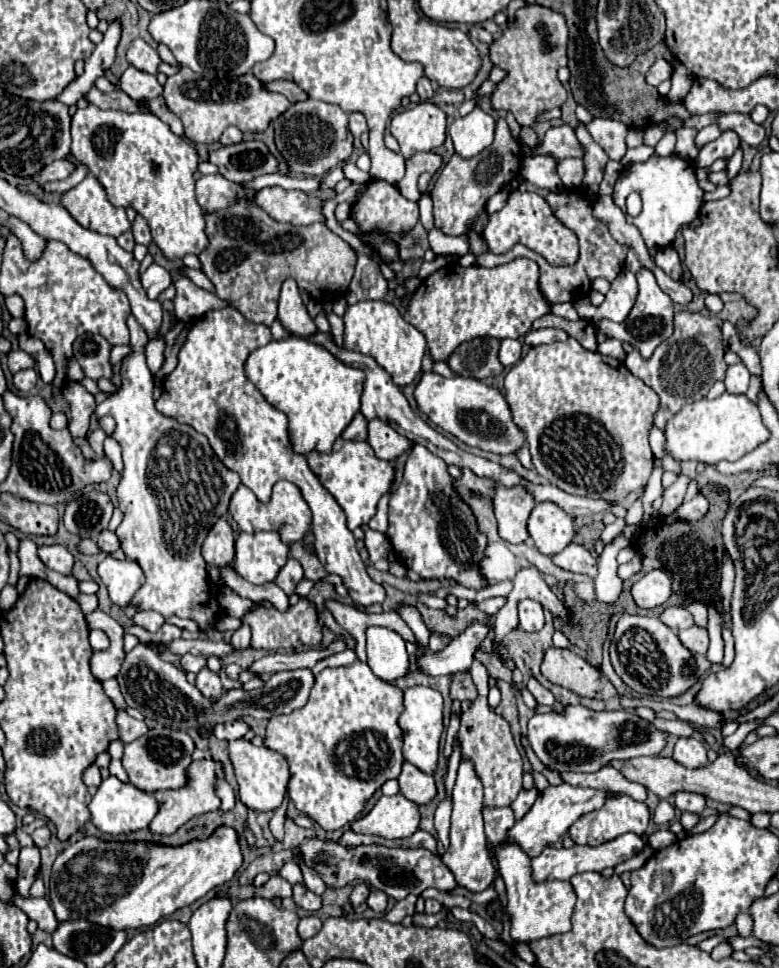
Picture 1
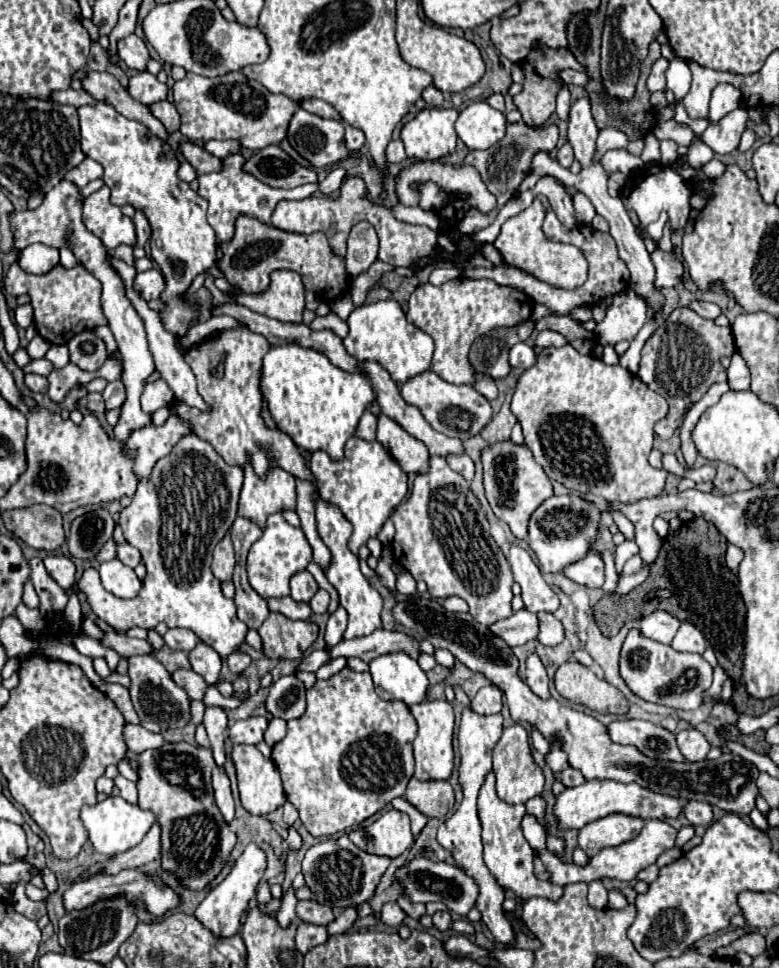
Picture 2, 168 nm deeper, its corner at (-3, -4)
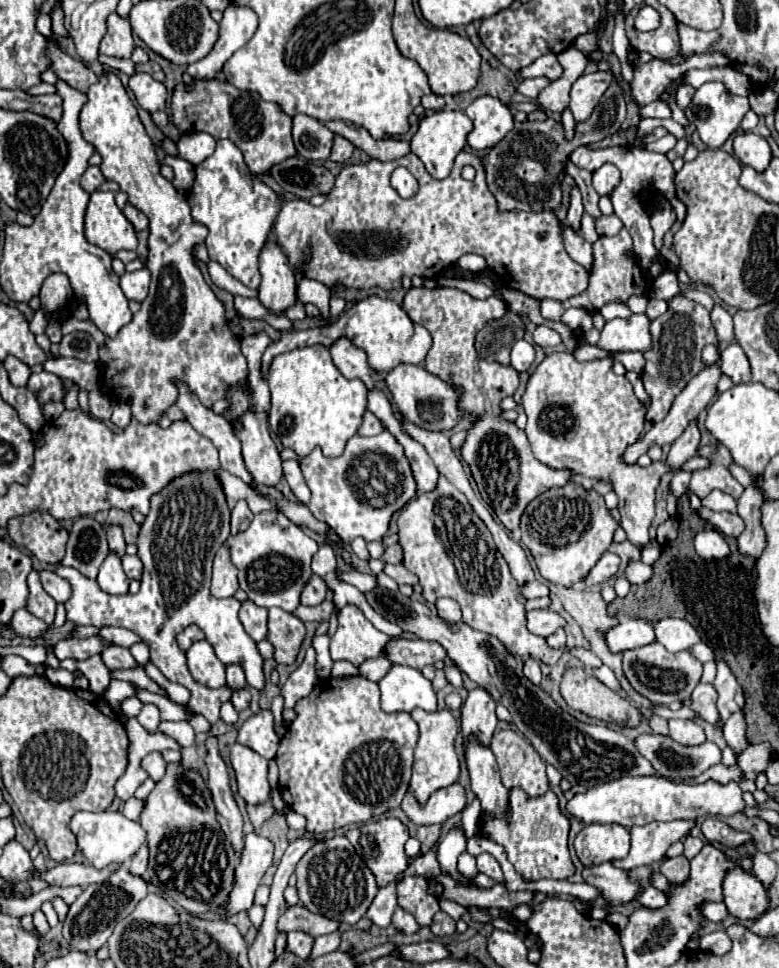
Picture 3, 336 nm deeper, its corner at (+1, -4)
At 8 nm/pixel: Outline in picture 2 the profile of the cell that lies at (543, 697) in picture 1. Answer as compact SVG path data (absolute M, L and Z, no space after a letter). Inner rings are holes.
M531 654L527 658L527 686L539 696L539 698L549 698L549 678L543 662L539 660L537 654Z

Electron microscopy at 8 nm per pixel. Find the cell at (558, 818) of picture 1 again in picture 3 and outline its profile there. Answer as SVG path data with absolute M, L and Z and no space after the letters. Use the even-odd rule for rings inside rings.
M623 776L621 780L613 780L607 784L599 784L589 788L585 794L575 794L567 802L567 812L575 816L583 824L607 824L617 822L627 828L635 824L647 824L653 820L697 820L703 816L733 816L735 812L741 812L745 808L745 802L741 798L741 788L737 782L729 784L673 784L665 778L655 776Z

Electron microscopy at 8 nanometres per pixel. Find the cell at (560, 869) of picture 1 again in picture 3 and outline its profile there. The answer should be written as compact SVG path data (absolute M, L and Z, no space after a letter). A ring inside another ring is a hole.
M671 820L671 822L651 822L645 826L631 828L631 850L625 858L613 860L611 864L621 870L633 870L637 866L647 866L659 862L667 848L689 834L693 822Z

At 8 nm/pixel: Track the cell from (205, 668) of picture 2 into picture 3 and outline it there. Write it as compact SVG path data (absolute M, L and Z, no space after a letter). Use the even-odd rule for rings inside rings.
M199 640L187 650L187 664L199 684L209 688L225 686L225 664L215 656L215 650L207 640Z

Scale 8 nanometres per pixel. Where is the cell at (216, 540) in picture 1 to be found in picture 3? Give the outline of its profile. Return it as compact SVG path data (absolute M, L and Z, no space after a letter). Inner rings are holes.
M223 544L213 560L213 578L211 578L211 594L215 598L227 598L233 596L235 590L239 588L237 584L237 568L231 562L229 556L229 546Z

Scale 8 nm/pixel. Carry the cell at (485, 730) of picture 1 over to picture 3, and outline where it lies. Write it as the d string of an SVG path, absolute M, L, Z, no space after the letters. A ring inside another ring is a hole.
M501 730L491 740L505 788L523 788L529 796L541 796L549 790L545 762L535 748L515 730Z

